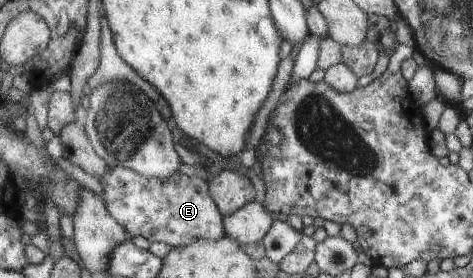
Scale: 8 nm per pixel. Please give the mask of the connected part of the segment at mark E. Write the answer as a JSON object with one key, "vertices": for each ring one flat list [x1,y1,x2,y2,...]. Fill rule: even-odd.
{"vertices":[[109,165,109,172,106,171,100,184,103,188,102,198,105,200,110,214,126,227,126,232,129,232,131,237,140,235,149,243,164,242,170,247,183,247,196,239,213,241,226,235,223,229,223,216,218,212,209,195,207,181,196,175,186,176,176,171,159,179,147,179,136,171,127,169,124,165]]}

